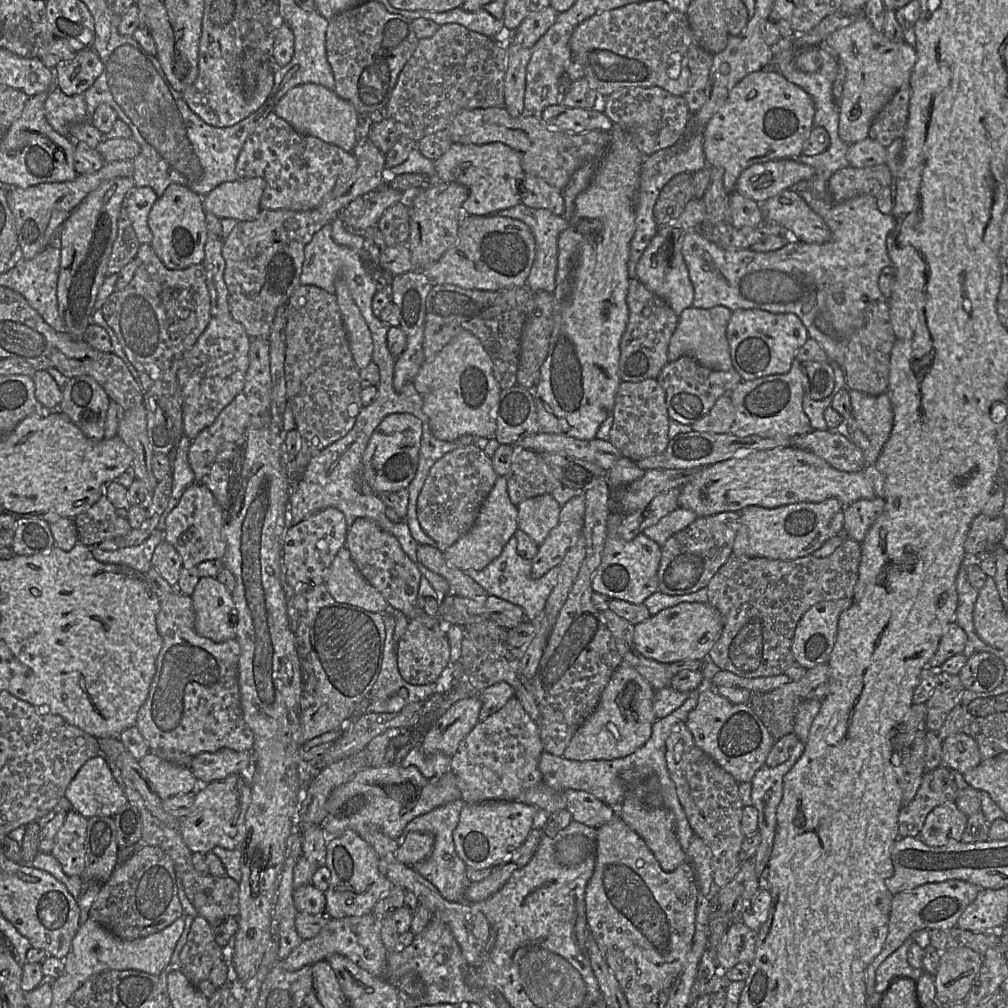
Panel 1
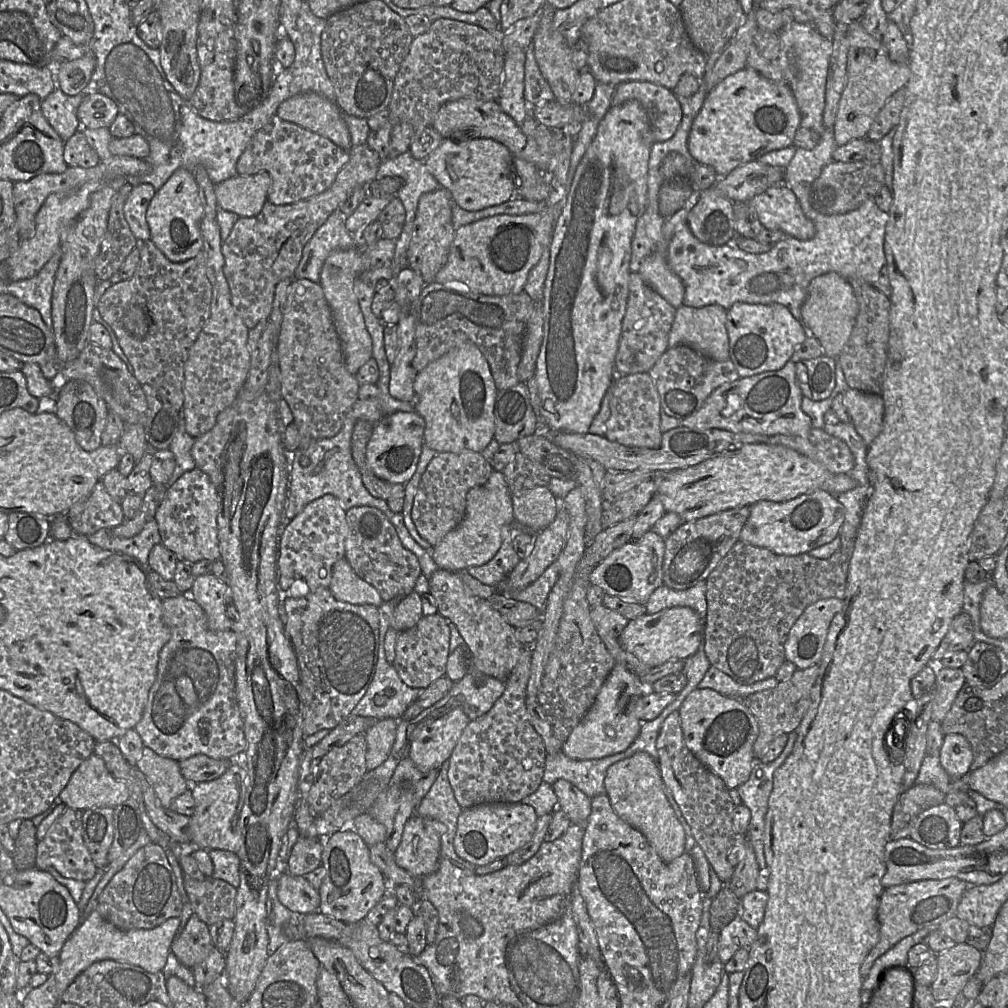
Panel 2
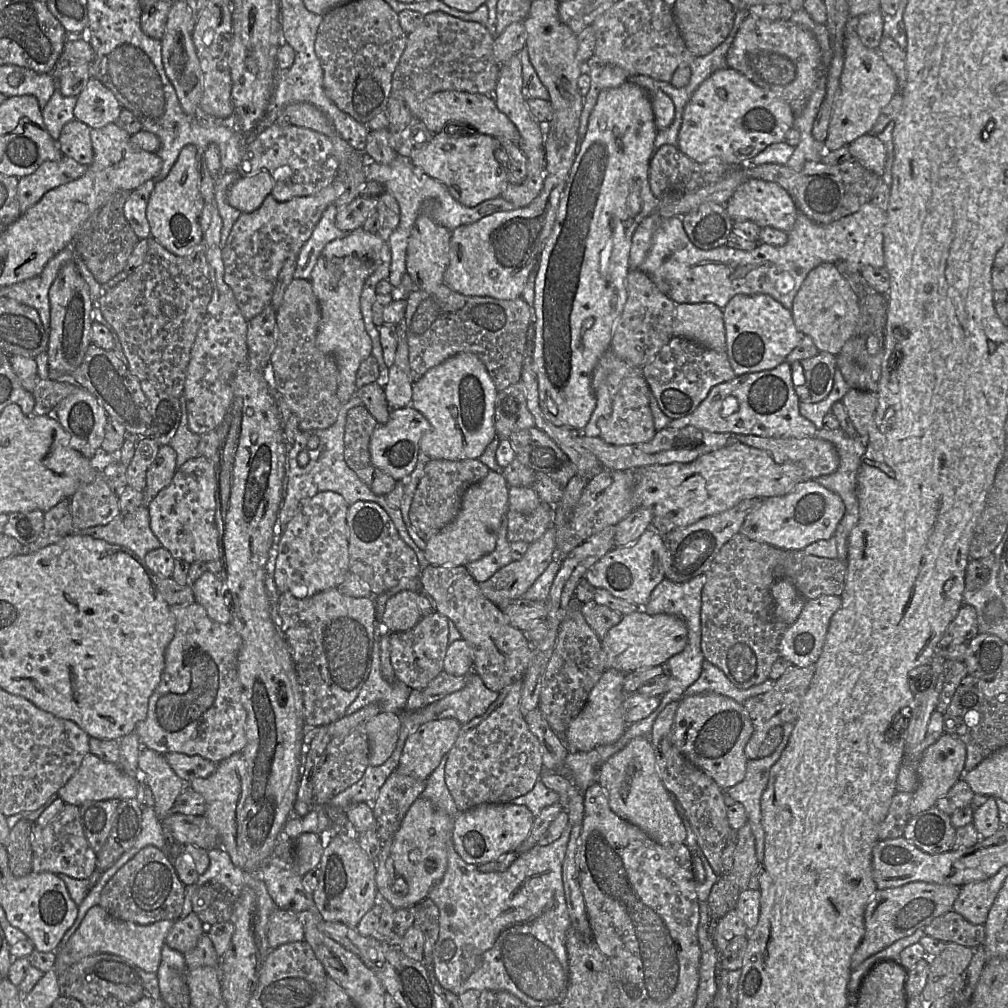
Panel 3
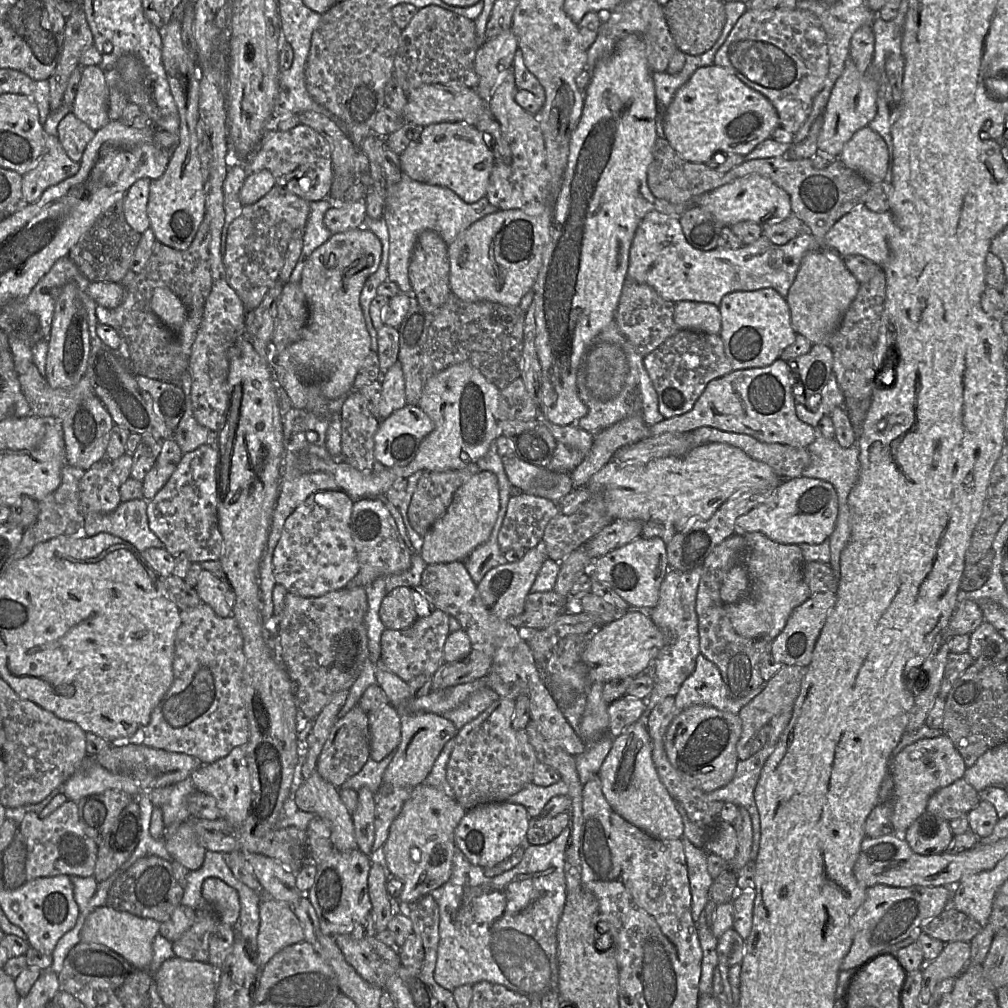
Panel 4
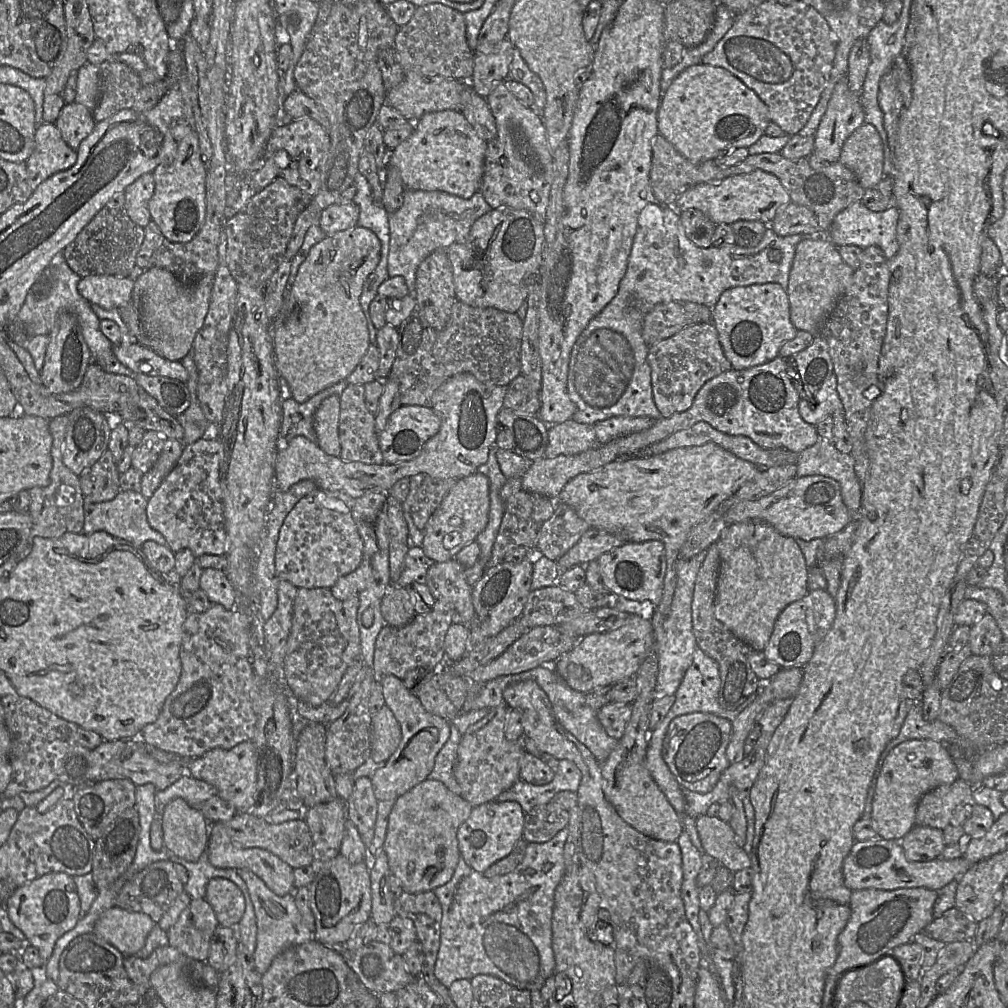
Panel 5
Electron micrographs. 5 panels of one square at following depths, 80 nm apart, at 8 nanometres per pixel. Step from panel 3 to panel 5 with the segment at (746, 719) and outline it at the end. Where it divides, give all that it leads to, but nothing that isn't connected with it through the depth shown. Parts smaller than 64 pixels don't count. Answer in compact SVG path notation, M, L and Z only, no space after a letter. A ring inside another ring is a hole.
M688 713L670 722L663 740L662 757L683 788L707 793L715 787L722 773L730 766L726 748L731 732L730 720L710 713Z

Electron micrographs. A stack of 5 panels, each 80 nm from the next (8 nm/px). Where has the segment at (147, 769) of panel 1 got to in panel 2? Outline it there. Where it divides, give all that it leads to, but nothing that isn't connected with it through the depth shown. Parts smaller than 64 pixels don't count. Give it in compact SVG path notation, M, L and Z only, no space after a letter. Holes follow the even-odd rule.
M146 746L136 767L151 782L165 808L169 808L172 801L190 787L181 773L178 761L161 756Z

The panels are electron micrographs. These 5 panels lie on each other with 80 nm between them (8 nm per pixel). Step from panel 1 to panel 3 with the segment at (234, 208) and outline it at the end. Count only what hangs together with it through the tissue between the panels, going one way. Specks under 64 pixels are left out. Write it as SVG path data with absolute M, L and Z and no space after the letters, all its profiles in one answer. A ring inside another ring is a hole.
M262 171L254 176L239 178L229 189L227 200L242 213L250 213L262 205L273 188L271 174Z

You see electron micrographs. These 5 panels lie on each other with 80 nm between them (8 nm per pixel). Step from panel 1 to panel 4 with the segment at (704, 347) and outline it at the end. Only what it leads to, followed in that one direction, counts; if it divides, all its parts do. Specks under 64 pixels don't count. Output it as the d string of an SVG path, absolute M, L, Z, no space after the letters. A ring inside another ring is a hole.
M681 301L675 303L674 321L680 330L694 330L707 334L720 334L719 307L706 302Z

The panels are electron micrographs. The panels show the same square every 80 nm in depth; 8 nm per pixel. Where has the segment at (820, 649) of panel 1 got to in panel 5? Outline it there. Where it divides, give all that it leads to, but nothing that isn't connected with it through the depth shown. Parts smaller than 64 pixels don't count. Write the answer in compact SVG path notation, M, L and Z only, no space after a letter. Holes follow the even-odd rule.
M826 590L809 591L802 599L789 604L778 616L765 649L766 658L781 668L804 667L831 629L836 613L836 600Z

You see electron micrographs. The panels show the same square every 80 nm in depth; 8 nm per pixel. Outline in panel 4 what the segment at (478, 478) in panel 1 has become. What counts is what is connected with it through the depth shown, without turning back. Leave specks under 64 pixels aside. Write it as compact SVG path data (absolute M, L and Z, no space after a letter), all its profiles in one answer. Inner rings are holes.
M477 463L468 464L465 468L456 470L442 472L424 471L417 483L408 508L409 522L415 532L423 538L433 524L444 516L458 488L471 476L479 472L480 469Z

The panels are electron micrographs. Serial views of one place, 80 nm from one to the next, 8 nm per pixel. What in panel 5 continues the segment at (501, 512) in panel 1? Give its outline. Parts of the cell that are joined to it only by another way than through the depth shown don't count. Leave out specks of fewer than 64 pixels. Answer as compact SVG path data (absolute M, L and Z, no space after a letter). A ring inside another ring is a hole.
M475 472L459 479L427 522L422 543L424 554L435 563L454 559L462 548L475 541L486 528L489 511L490 486L488 477Z

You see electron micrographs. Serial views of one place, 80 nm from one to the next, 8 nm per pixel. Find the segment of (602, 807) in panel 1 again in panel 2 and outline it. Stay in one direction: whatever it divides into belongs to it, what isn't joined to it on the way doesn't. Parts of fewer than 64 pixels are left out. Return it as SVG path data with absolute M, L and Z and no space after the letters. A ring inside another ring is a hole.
M564 779L557 780L552 788L559 799L558 808L568 815L571 824L584 825L591 813L591 798Z

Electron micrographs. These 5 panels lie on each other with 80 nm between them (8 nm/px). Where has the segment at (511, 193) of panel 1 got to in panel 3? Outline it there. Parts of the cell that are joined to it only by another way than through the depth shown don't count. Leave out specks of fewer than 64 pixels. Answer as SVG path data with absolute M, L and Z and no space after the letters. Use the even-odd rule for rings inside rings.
M448 124L445 130L434 134L424 149L412 153L411 161L430 177L444 184L458 202L467 207L475 207L486 200L500 197L508 176L494 155L498 145L496 138L473 131L461 133L459 130L466 128L459 124Z

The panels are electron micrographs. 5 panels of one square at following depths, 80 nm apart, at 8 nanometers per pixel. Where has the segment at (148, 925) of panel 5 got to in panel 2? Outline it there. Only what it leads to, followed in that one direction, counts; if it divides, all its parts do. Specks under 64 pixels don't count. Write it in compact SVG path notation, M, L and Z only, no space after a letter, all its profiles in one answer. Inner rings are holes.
M96 910L92 911L65 941L59 953L59 969L55 974L58 1000L61 1001L64 991L80 973L98 961L114 960L125 962L141 967L150 973L162 971L180 923L180 918L174 917L153 929L126 931L106 921Z

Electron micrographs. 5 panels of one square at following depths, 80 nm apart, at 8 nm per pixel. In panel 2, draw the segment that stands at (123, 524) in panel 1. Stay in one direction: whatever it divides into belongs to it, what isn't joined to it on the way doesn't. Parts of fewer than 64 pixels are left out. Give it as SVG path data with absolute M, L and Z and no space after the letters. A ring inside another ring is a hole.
M102 481L96 483L88 497L68 510L67 517L74 535L82 536L89 536L100 529L113 529L125 521L121 505L112 499Z

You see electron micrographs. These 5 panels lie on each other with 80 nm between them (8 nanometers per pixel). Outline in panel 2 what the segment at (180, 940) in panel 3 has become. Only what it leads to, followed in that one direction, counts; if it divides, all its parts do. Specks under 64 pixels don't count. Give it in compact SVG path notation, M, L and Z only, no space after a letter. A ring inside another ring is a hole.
M192 914L184 930L175 938L171 951L184 966L193 969L203 962L215 947L209 932L209 926Z

